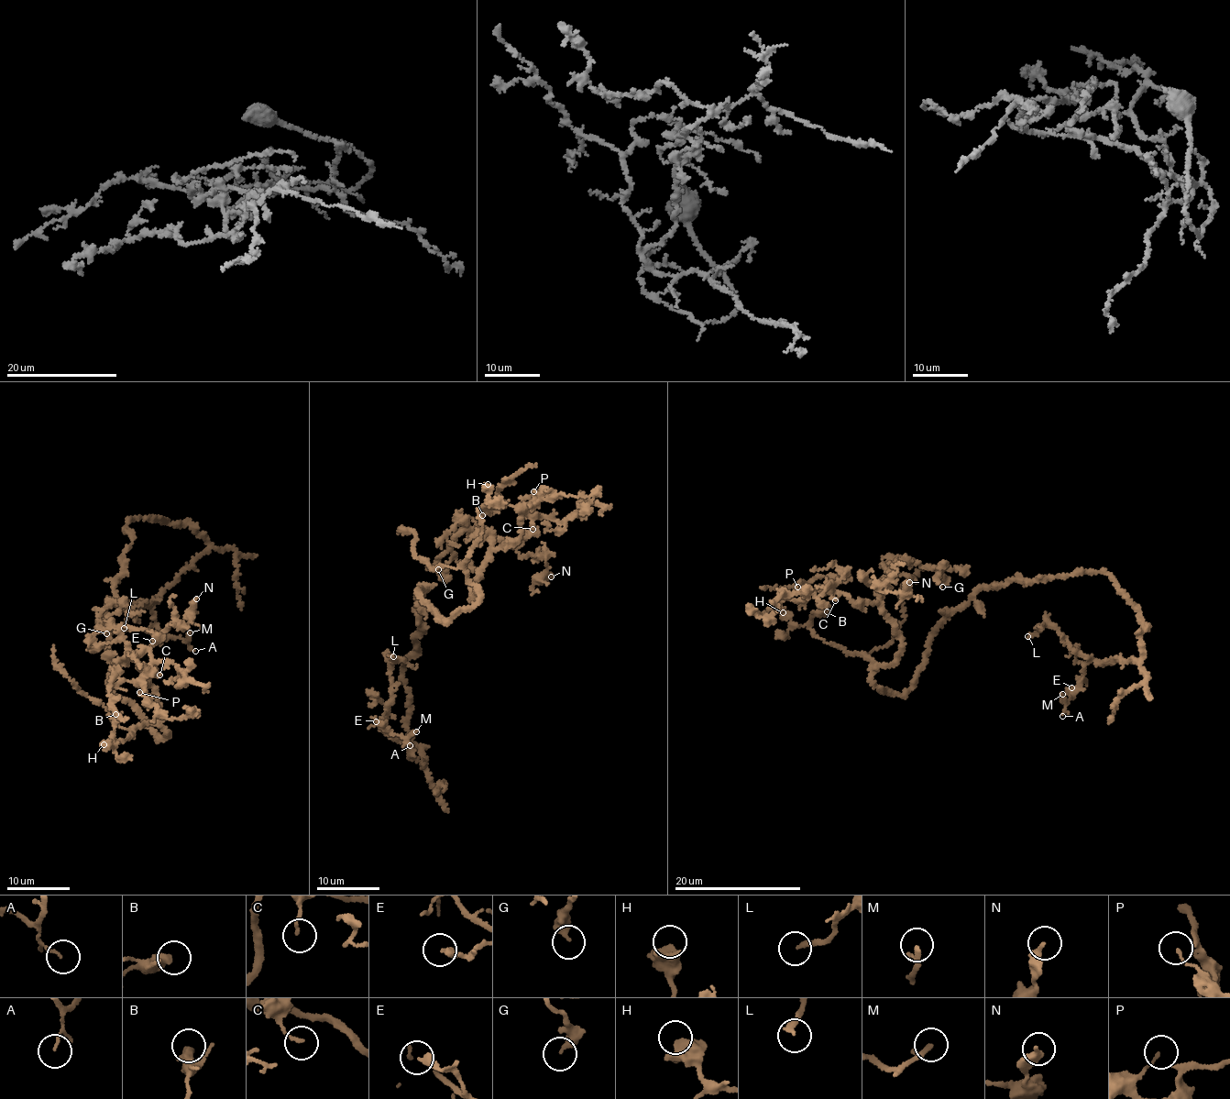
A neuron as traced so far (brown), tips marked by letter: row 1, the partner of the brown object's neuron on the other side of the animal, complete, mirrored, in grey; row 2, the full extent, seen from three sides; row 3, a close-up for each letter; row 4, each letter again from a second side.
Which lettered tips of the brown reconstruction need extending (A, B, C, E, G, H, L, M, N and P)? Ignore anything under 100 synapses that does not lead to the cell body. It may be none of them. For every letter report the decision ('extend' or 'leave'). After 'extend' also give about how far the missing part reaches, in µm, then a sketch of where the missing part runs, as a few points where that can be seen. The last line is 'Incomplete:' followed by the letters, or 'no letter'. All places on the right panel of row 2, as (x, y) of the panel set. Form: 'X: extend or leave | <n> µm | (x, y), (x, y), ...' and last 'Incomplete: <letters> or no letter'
A: leave
B: leave
C: leave
E: leave
G: leave
H: leave
L: leave
M: leave
N: leave
P: leave
Incomplete: no letter

